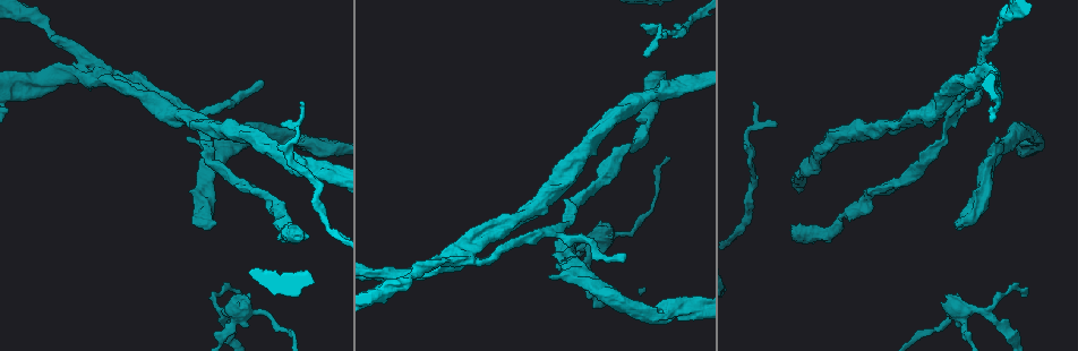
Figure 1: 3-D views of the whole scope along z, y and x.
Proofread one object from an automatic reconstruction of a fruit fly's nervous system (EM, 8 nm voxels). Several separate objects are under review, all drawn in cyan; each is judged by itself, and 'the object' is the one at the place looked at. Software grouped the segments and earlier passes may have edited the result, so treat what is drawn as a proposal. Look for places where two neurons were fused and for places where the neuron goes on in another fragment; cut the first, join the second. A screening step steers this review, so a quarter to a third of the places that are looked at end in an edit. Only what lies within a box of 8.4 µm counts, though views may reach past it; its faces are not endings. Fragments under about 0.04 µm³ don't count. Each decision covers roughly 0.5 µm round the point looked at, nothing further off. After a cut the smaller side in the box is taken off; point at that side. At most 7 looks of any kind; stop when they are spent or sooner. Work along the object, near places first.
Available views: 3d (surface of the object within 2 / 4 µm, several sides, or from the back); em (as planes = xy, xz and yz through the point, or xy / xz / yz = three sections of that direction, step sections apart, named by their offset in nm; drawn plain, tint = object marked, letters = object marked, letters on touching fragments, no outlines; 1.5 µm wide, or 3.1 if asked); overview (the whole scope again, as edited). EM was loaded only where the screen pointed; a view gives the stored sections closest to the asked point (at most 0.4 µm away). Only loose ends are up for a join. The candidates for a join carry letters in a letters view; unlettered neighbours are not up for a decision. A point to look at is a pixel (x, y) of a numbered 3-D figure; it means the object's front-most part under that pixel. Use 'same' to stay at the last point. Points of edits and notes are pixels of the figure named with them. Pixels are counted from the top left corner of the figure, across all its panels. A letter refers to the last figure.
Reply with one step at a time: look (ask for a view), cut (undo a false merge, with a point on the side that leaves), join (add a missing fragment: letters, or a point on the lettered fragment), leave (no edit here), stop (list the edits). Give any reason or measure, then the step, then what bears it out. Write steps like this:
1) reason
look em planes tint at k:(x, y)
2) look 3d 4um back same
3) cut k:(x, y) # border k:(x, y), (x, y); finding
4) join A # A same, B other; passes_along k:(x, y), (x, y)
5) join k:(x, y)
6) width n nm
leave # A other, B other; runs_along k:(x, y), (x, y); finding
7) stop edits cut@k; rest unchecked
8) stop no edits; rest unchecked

thin end
look em planes letters at 1:(603, 307)

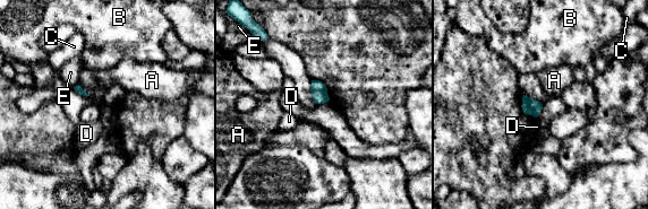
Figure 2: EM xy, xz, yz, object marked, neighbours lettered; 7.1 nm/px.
leave # A other, B other, C other, D other, E other; border 2:(78, 84), (92, 96); none of them fits

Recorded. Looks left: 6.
free end
look em xy step 4 letters at 1:(188, 138)

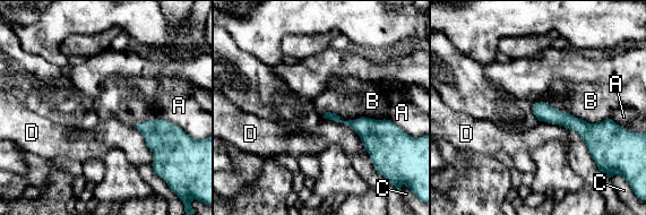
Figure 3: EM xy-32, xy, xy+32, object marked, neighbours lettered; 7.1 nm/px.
leave # A other, B other, C other, D other; border 3:(569, 113), (589, 122), (609, 119); none of them fits

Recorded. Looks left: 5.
look 3d 2um at 1:(461, 260)

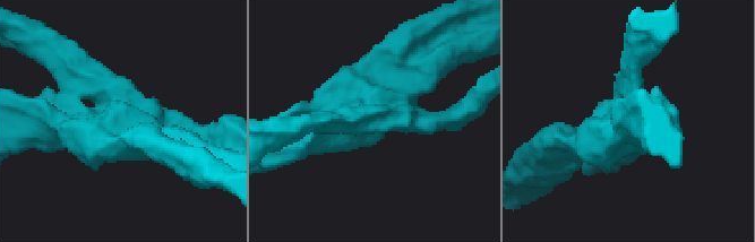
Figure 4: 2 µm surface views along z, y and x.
arms 3; arm_widths 190, 300, 320 nm
look em yz step 4 tint at 4:(119, 117)

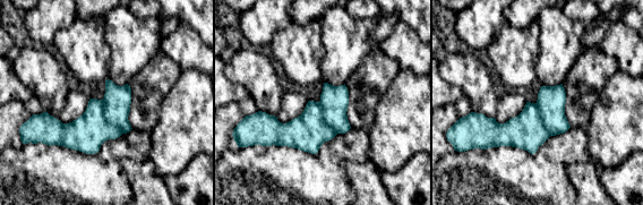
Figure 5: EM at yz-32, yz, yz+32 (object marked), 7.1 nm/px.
cut it another way
look em planes letters same

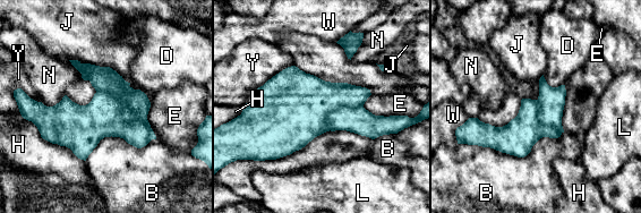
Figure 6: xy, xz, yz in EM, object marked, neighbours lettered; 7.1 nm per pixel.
leave # B other, D other, E other, H other, J other, L other, N other, W other, Y other; border 6:(65, 94), (52, 105), (40, 102); one neuron here

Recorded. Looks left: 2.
stop no edits; rest unchecked

